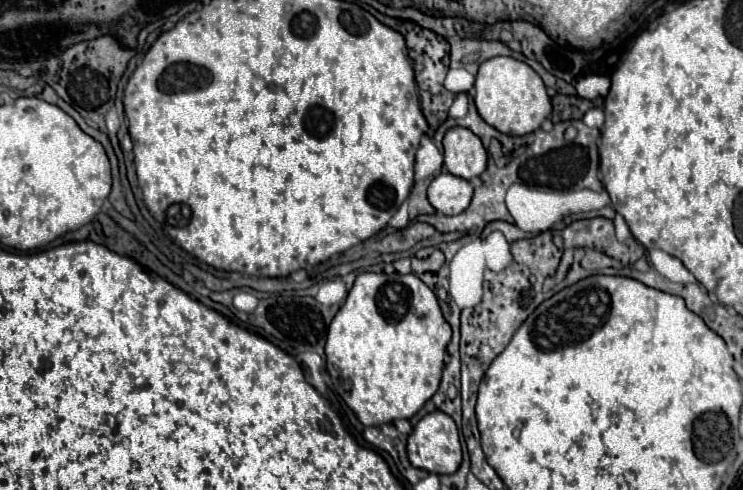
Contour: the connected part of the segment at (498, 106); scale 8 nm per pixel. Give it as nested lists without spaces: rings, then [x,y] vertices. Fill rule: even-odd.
[[[508,56],[490,58],[480,66],[474,84],[474,102],[484,122],[508,136],[526,136],[538,130],[552,112],[542,78],[528,64]]]

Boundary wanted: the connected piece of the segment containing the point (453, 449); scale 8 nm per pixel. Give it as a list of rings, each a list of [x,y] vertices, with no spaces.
[[[438,410],[432,414],[426,414],[408,436],[408,458],[412,466],[420,470],[434,472],[434,474],[454,474],[462,462],[462,448],[460,448],[458,428],[454,420]]]

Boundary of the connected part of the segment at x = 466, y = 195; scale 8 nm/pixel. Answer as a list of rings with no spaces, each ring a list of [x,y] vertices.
[[[442,172],[428,186],[428,200],[438,212],[446,216],[456,216],[468,208],[472,200],[472,186],[464,178]]]

